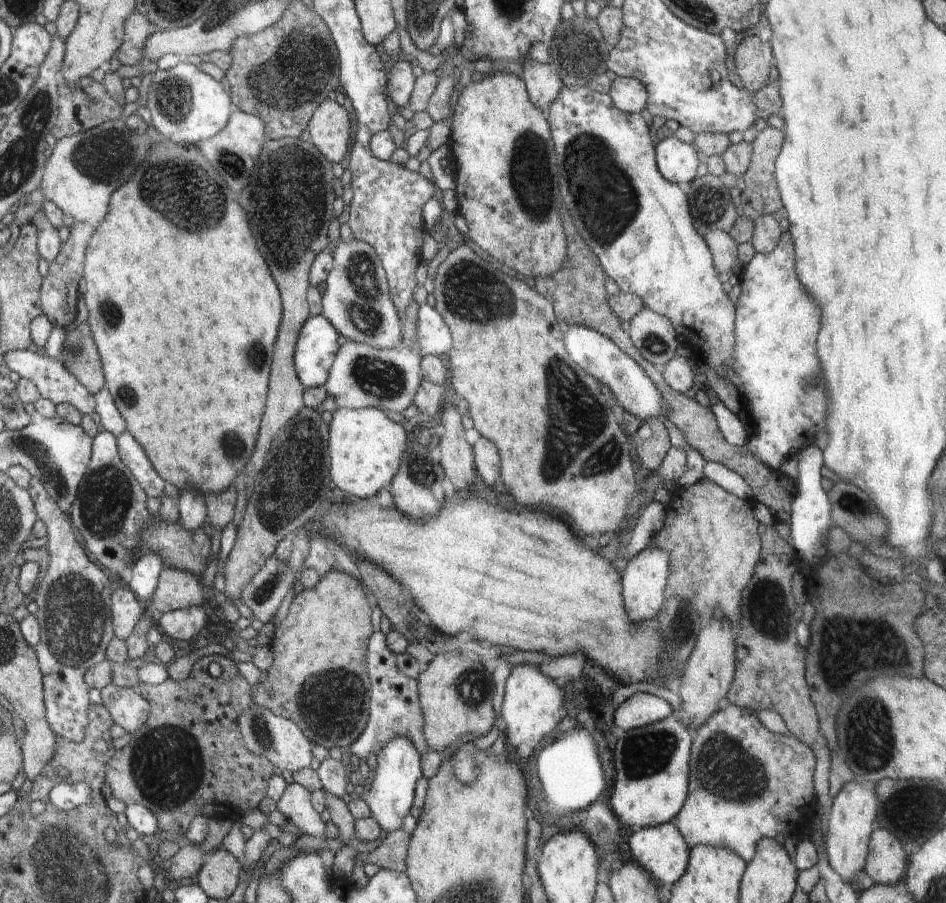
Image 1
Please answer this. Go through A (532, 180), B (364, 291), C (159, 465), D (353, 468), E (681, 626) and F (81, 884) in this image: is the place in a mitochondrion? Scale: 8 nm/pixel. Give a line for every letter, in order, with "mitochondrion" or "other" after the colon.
A: mitochondrion
B: mitochondrion
C: other
D: other
E: mitochondrion
F: mitochondrion

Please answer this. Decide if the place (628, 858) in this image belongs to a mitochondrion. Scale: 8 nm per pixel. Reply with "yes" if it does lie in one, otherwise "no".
no

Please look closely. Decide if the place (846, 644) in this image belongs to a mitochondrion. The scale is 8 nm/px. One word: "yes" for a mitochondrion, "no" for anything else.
yes

